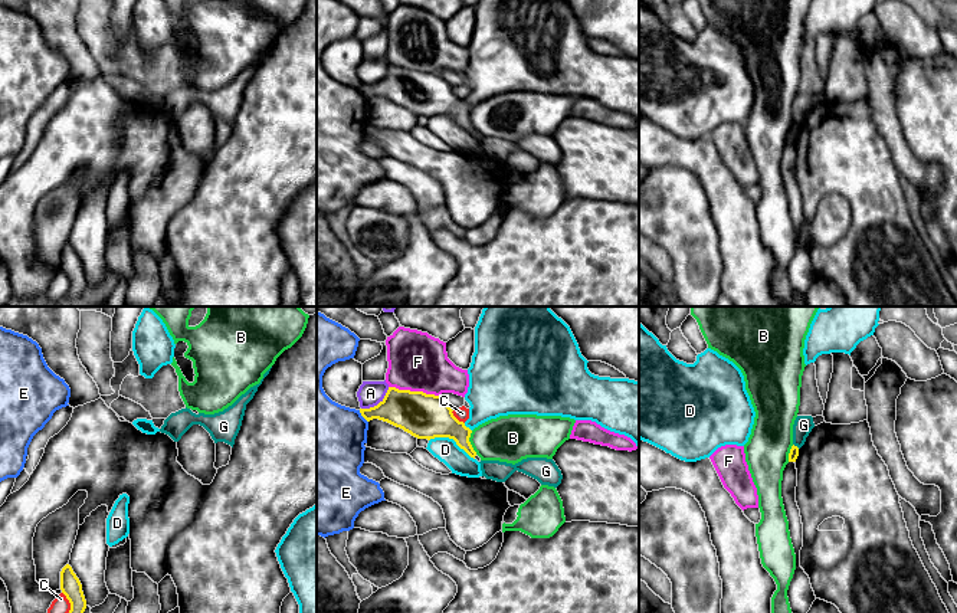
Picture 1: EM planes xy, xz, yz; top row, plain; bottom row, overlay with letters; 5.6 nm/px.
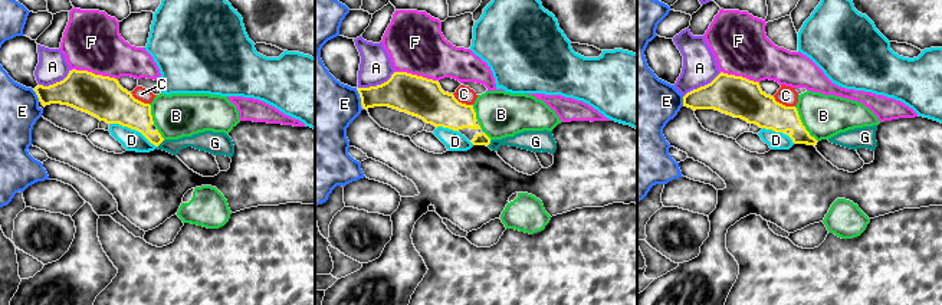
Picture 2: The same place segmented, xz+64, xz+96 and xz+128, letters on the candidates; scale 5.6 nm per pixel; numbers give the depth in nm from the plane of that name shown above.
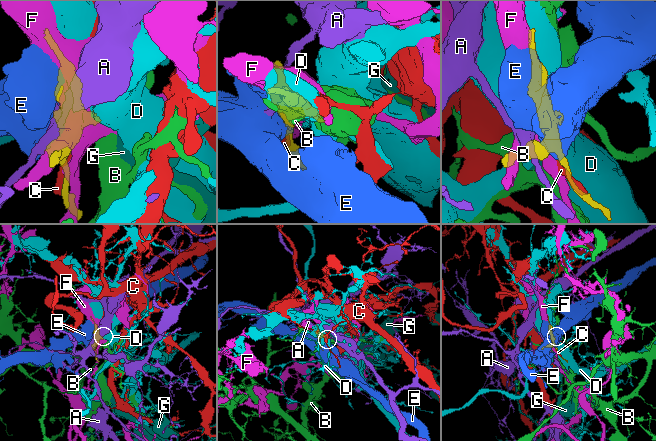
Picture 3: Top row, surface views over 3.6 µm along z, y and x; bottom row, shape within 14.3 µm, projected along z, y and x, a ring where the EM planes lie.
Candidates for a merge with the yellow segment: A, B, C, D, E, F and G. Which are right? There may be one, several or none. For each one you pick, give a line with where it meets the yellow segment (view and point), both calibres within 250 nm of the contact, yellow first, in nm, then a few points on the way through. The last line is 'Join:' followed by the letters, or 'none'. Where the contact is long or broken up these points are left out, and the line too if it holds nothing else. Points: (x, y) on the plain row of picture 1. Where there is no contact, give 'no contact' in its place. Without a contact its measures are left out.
Join: none

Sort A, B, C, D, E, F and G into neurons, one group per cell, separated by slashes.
A / B / C / D / E / F / G

